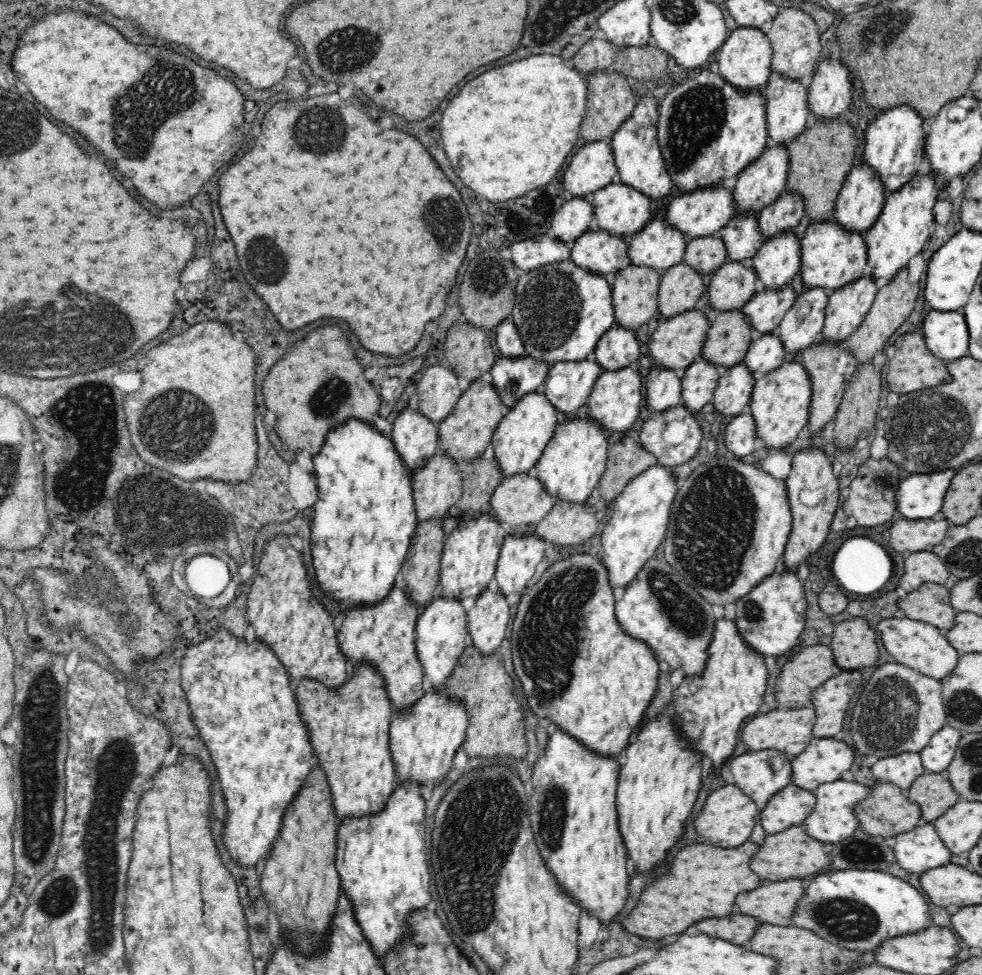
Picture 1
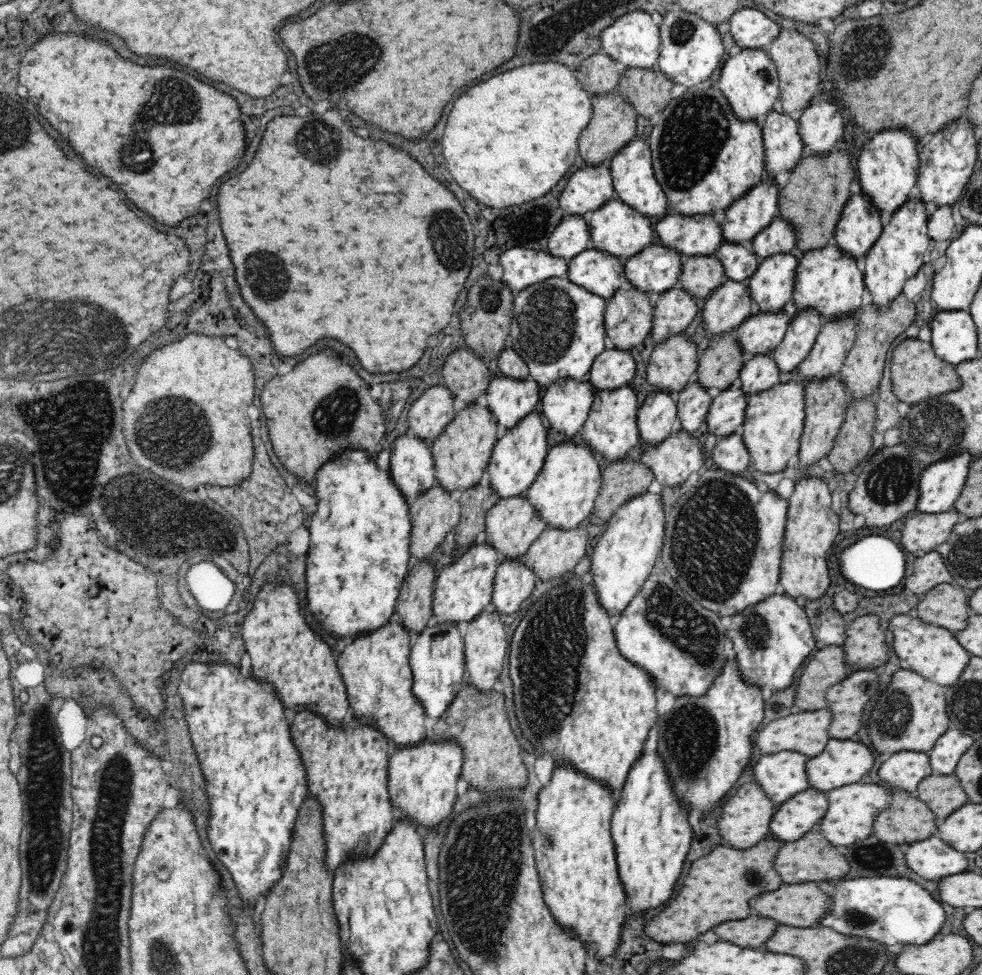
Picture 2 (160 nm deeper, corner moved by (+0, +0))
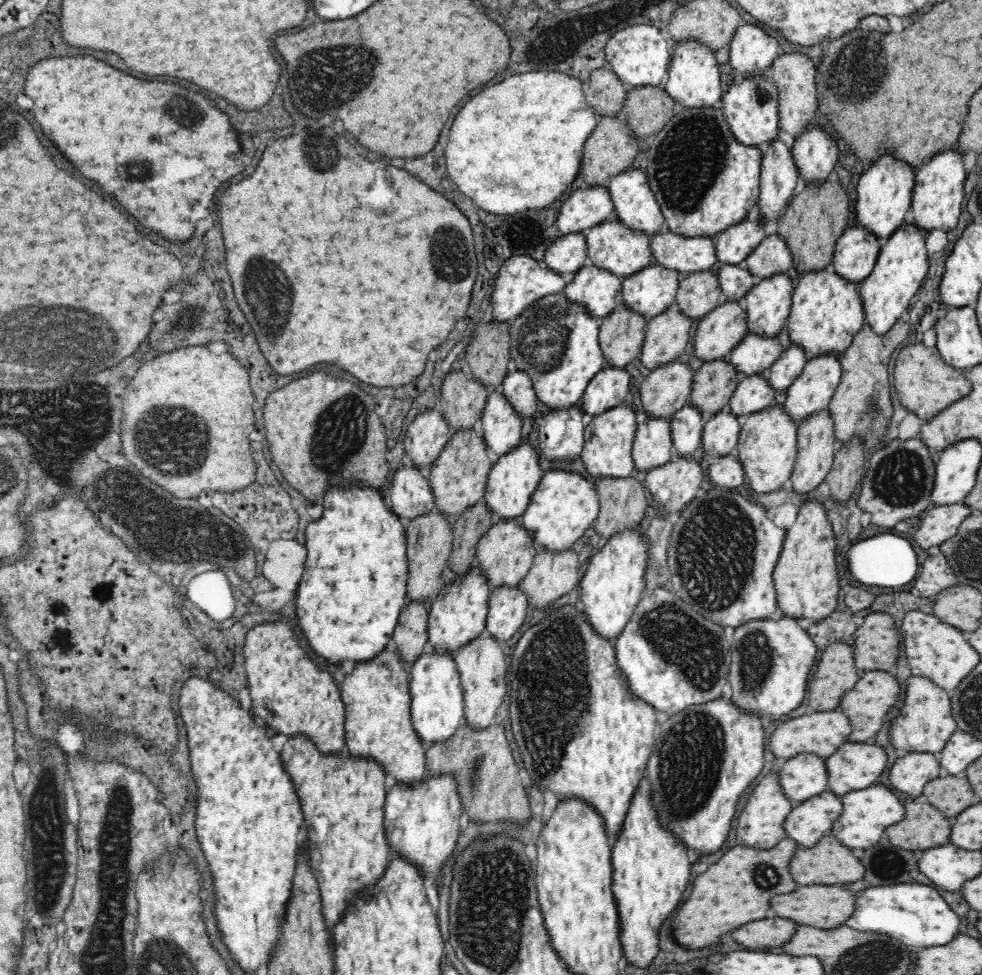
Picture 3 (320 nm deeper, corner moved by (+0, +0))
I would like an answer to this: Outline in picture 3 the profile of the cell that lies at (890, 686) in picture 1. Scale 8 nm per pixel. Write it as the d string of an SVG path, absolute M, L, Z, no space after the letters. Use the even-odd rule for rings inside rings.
M921 676L908 678L904 706L896 716L892 730L890 730L890 740L892 740L894 748L897 750L904 748L904 750L910 750L910 753L929 752L936 755L946 746L948 739L957 730L957 722L952 714L949 693L930 679Z

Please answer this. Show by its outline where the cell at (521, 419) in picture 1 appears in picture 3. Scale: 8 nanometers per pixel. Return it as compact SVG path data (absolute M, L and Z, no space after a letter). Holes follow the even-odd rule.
M520 443L512 452L501 456L493 463L488 475L483 502L488 505L489 511L495 516L495 521L509 521L510 519L522 519L527 512L534 491L542 480L540 474L540 462L538 462L538 450L525 443Z

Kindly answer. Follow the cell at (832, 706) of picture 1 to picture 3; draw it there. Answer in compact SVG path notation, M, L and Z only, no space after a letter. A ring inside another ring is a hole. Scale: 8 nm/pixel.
M868 672L858 680L856 688L852 692L848 692L840 704L842 712L848 716L852 724L852 736L850 742L868 742L870 738L874 741L876 734L880 732L880 728L886 724L886 718L898 702L902 700L902 690L898 680L888 674L888 672Z

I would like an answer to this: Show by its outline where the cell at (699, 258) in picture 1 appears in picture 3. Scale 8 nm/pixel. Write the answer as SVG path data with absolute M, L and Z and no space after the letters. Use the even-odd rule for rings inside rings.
M709 271L681 276L675 304L680 313L690 321L699 322L722 302L718 277Z

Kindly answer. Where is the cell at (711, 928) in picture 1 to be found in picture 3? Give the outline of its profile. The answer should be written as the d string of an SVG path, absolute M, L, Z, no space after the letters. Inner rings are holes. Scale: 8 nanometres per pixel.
M766 918L746 924L744 928L738 928L732 932L734 940L756 950L764 948L776 948L786 944L796 934L796 922L784 920L784 918Z

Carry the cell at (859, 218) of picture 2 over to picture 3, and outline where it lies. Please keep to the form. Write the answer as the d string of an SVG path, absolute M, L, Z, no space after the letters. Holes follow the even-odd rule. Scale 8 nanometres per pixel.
M856 224L846 228L837 240L831 271L850 283L860 284L876 266L882 245L876 236Z

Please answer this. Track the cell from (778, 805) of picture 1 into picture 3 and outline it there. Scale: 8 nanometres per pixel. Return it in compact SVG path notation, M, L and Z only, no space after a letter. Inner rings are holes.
M830 790L795 804L785 822L787 836L804 849L816 848L843 811L843 800Z

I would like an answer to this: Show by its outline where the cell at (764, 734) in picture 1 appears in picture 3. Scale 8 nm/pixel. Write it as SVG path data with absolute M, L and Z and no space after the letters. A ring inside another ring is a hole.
M840 710L815 711L804 716L793 715L779 723L770 736L769 748L778 758L778 761L788 760L802 753L812 753L827 759L832 756L843 744L850 740L852 726Z

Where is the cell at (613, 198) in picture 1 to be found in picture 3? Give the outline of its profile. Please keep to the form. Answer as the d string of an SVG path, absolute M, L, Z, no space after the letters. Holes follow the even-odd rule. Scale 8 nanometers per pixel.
M615 217L601 225L589 228L585 233L588 258L592 265L622 279L634 276L653 264L651 237L624 227Z

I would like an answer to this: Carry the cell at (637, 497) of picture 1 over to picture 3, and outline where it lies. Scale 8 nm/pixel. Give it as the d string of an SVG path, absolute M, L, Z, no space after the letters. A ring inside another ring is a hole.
M641 526L615 534L604 548L591 558L578 588L578 600L584 619L606 641L618 638L632 618L637 604L644 595L644 568L648 556L648 543L641 534Z

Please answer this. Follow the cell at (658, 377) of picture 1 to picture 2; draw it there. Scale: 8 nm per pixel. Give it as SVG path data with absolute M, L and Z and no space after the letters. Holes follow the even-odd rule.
M655 391L638 407L639 437L646 444L646 448L653 447L681 431L675 398L671 394Z

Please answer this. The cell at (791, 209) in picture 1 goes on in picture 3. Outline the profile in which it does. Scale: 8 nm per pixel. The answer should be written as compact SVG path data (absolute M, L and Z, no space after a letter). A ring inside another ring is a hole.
M782 237L764 238L756 250L744 261L744 267L759 281L780 273L793 274L793 258Z

